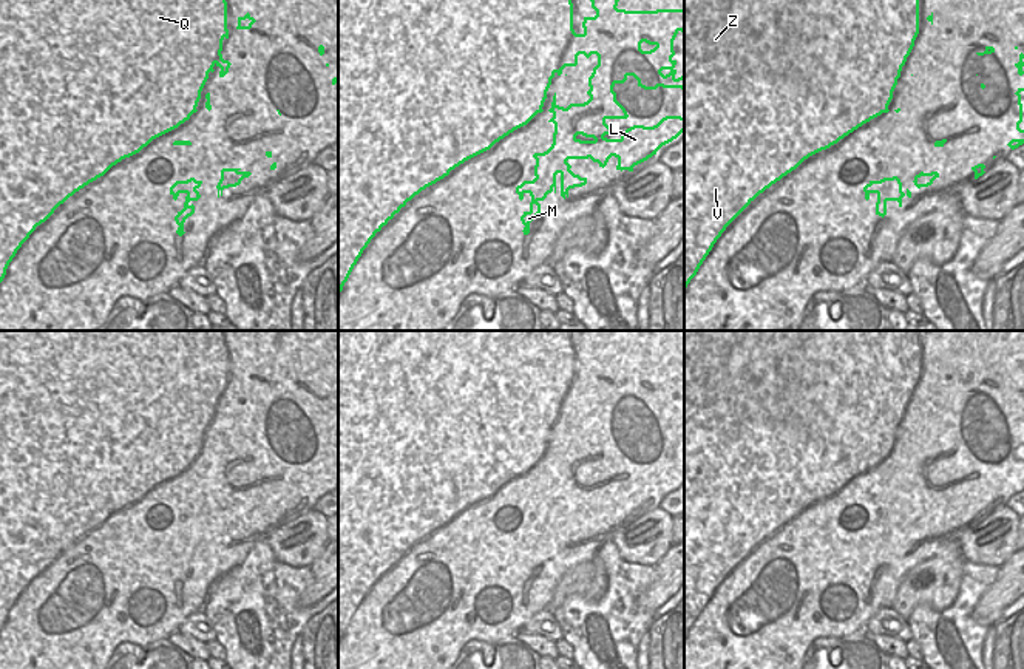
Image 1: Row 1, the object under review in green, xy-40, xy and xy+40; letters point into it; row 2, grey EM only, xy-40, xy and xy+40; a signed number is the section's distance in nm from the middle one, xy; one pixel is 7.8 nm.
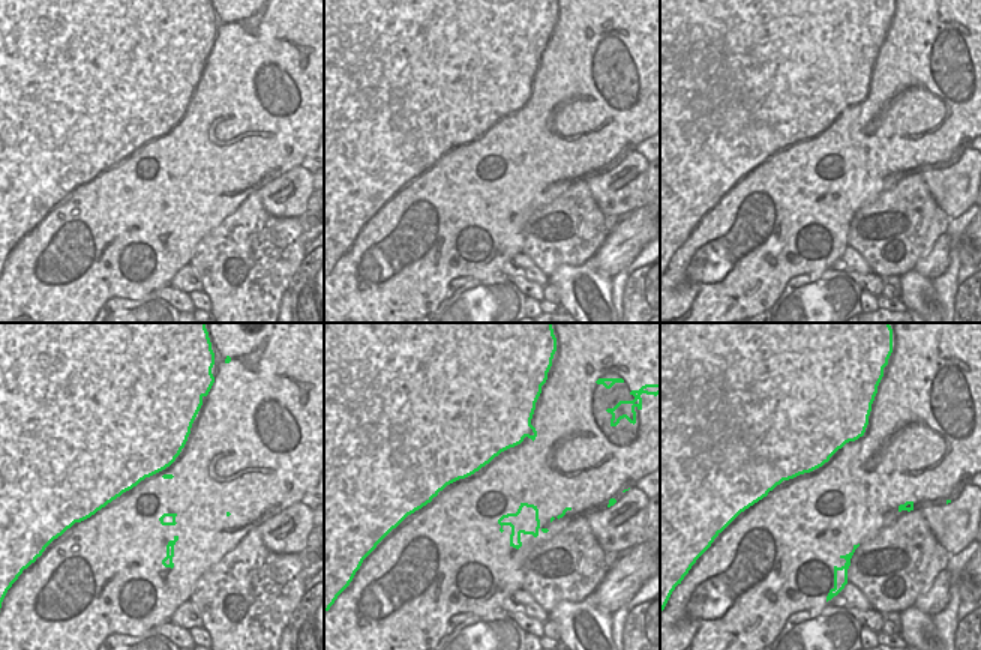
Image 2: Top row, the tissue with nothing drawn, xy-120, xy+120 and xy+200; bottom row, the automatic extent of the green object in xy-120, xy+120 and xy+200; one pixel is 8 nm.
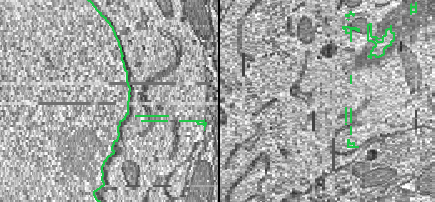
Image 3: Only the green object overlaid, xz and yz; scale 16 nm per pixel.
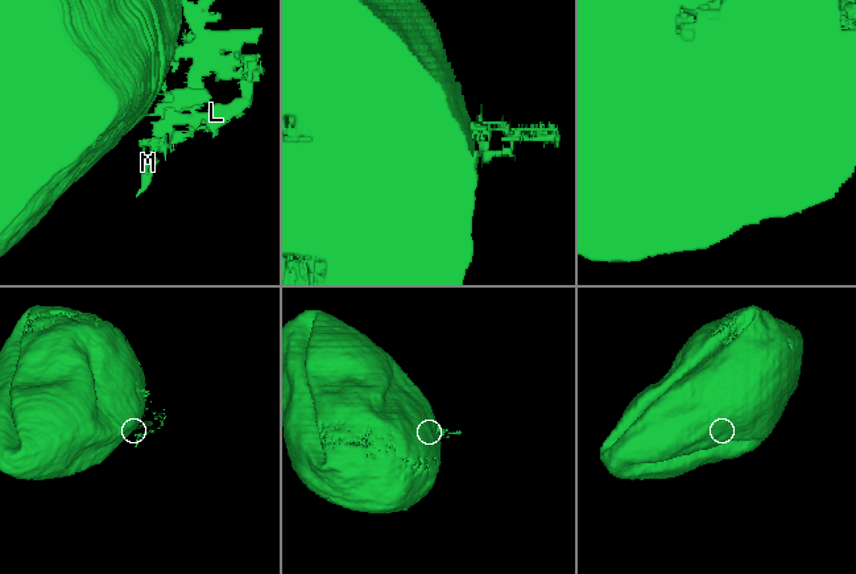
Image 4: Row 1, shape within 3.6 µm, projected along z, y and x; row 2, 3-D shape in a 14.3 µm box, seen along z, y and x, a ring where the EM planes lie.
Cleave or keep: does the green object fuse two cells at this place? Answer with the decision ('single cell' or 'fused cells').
single cell

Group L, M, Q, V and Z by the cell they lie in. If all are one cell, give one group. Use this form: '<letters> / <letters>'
L M Q V Z

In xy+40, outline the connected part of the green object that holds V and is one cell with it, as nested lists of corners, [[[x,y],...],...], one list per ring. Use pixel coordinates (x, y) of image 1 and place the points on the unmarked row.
[[[684,331],[684,638],[700,612],[712,596],[726,573],[766,535],[795,516],[809,502],[829,494],[840,485],[888,459],[893,437],[900,423],[902,413],[910,402],[919,380],[919,341],[917,331]]]

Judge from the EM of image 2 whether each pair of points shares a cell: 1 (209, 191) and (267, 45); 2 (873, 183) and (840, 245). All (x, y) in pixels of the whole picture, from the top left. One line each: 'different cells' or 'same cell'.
1: same cell
2: same cell

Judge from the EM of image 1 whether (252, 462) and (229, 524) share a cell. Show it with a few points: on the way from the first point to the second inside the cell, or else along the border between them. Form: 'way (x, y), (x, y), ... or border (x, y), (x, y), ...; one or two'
way (237, 475), (227, 484), (227, 509); one

